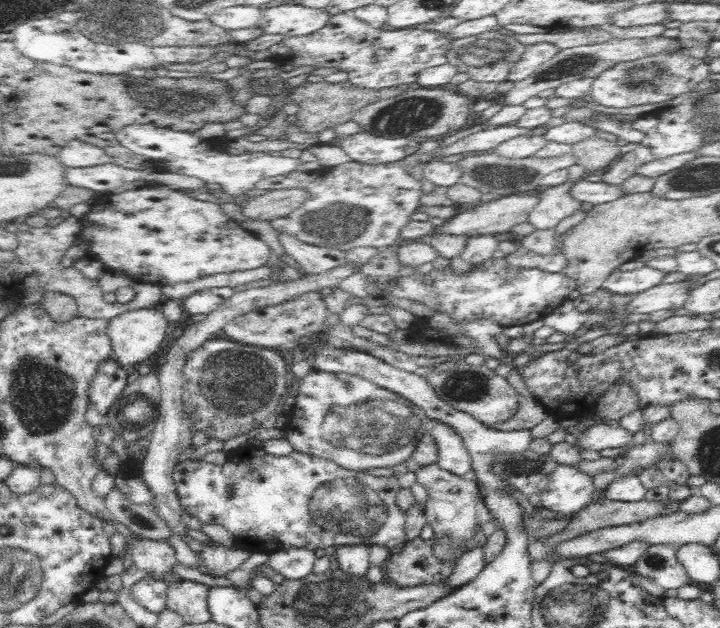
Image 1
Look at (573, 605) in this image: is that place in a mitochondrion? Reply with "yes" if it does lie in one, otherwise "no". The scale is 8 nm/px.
yes

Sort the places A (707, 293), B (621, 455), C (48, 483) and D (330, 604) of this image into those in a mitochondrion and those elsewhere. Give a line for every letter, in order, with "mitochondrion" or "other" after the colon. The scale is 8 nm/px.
A: other
B: other
C: other
D: mitochondrion

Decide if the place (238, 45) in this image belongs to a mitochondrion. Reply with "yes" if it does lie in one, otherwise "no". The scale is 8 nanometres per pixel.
no

